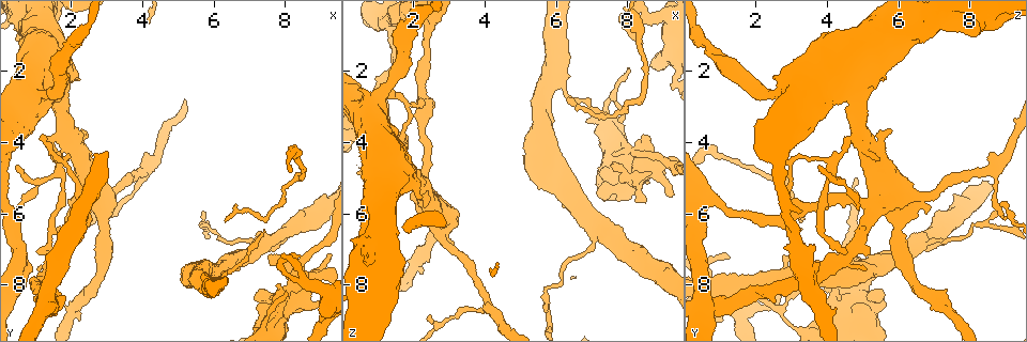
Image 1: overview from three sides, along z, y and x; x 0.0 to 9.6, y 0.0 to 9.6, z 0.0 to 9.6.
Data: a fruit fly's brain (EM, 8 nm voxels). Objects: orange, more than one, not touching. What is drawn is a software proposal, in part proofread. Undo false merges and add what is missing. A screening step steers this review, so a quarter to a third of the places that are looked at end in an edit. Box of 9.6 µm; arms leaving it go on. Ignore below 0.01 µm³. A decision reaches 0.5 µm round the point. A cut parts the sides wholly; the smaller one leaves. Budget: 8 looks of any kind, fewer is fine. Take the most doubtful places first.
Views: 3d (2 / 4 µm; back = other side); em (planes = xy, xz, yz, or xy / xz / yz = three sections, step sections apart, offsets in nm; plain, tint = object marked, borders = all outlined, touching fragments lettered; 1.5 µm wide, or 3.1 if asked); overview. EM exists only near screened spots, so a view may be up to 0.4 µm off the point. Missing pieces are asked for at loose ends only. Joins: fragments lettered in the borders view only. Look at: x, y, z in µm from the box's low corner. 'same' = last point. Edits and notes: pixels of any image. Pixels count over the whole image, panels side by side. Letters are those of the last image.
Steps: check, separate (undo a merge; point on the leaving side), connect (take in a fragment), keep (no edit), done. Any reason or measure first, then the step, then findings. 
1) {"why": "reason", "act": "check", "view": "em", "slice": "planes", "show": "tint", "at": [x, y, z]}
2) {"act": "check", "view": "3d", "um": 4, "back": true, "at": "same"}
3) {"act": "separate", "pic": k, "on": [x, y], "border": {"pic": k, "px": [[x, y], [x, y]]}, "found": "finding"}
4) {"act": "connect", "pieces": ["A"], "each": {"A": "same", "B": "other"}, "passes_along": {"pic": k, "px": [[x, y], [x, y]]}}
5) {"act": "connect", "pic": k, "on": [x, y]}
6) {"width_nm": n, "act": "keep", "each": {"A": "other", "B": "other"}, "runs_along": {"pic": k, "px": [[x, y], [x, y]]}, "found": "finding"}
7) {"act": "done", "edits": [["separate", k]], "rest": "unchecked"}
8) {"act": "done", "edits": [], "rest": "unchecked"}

{"why": "a narrow waist", "act": "check", "view": "em", "slice": "yz", "step": 8, "show": "tint", "at": [1.60, 4.80, 4.15]}

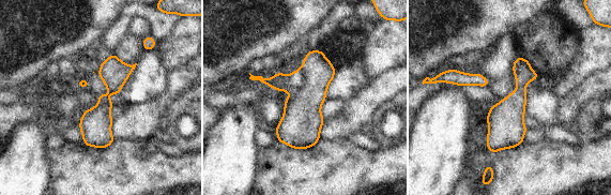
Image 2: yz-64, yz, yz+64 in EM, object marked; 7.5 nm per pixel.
{"act": "check", "view": "em", "slice": "yz", "step": 8, "show": "borders", "at": "same"}

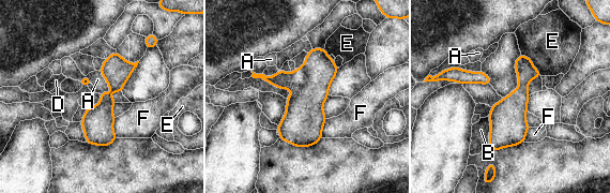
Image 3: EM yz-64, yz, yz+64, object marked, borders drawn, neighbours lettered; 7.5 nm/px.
{"longest_contact_nm": ["A", 280], "act": "separate", "pic": 3, "on": [298, 79], "each": {"A": "other", "B": "other", "D": "other", "E": "other", "F": "other"}, "border": {"pic": 3, "px": [[303, 65], [306, 84], [298, 89]]}, "found": "two cells meet here"}

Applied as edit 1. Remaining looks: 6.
{"why": "branch stops here", "act": "check", "view": "3d", "um": 4, "at": [7.75, 8.55, 5.60]}

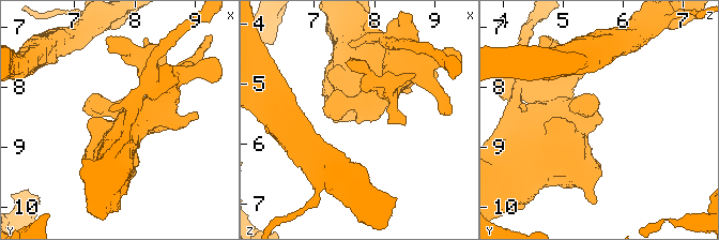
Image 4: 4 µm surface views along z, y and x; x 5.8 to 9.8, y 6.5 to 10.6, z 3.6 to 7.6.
{"why": "now the EM", "act": "check", "view": "em", "slice": "planes", "show": "borders", "at": [7.75, 8.60, 5.65]}

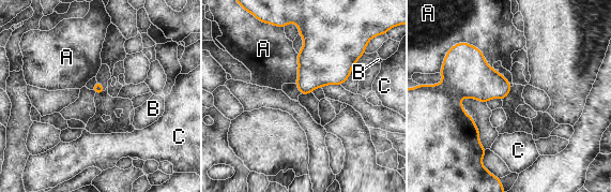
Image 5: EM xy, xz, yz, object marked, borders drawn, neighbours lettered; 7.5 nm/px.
{"act": "keep", "each": {"A": "other", "B": "other", "C": "other"}, "found": "none of them fits"}

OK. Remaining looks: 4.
{"act": "check", "view": "em", "slice": "planes", "show": "borders", "at": [5.75, 5.95, 8.70]}

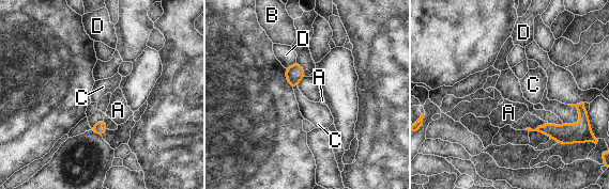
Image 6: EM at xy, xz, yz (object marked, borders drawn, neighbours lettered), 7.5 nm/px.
{"width_nm": 70, "longest_contact_nm": ["D", 100], "act": "keep", "each": {"A": "other", "B": "other", "C": "other", "D": "other"}, "found": "none of them fits"}

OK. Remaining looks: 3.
{"act": "done", "edits": [["separate", 3]], "rest": "unchecked"}

